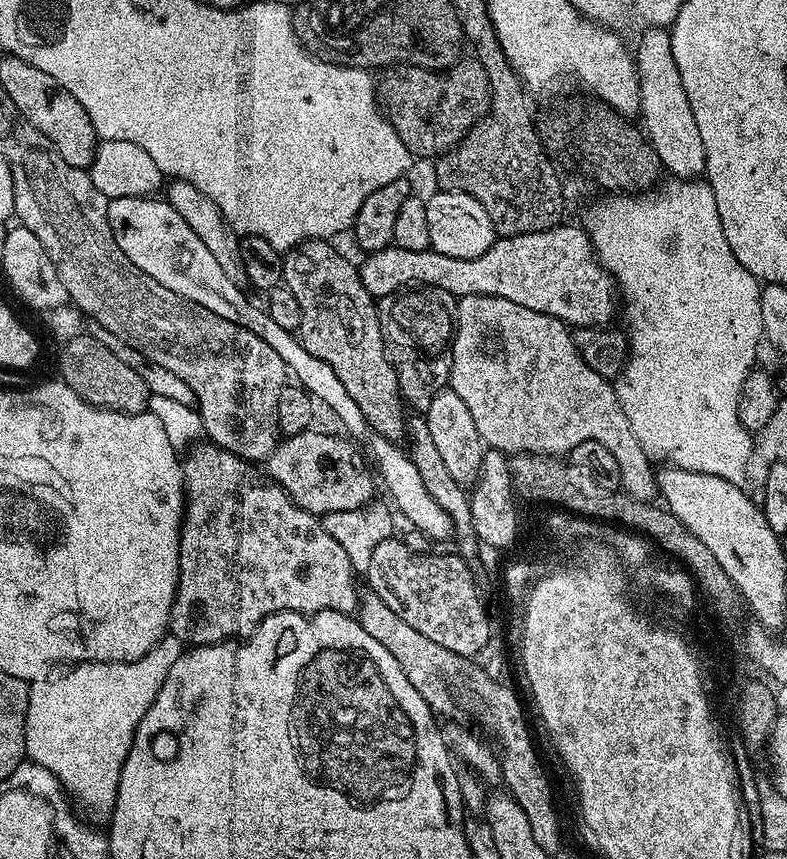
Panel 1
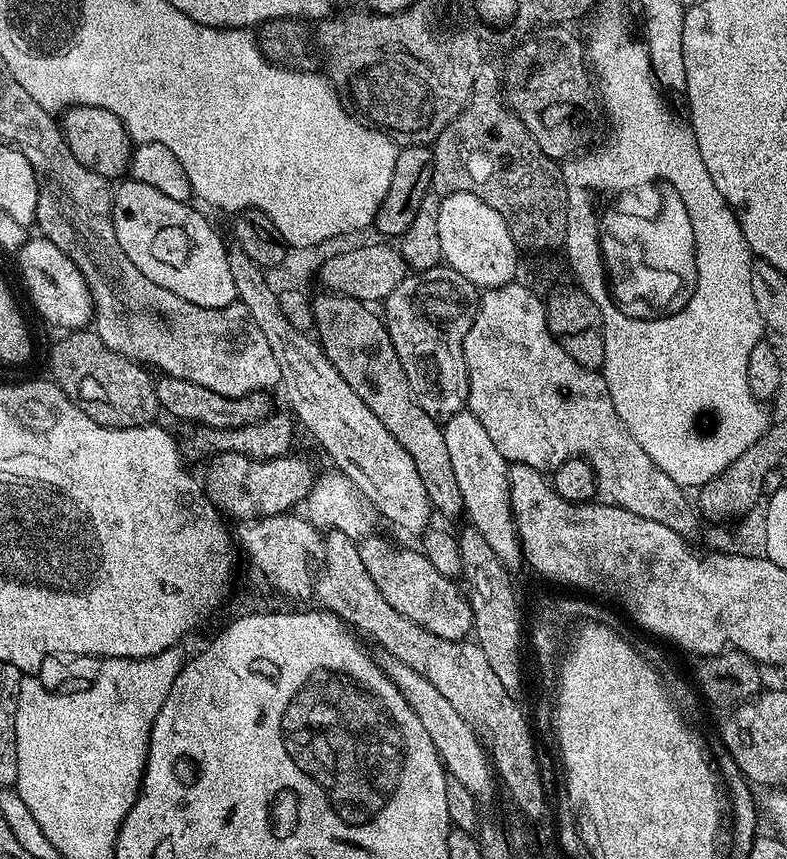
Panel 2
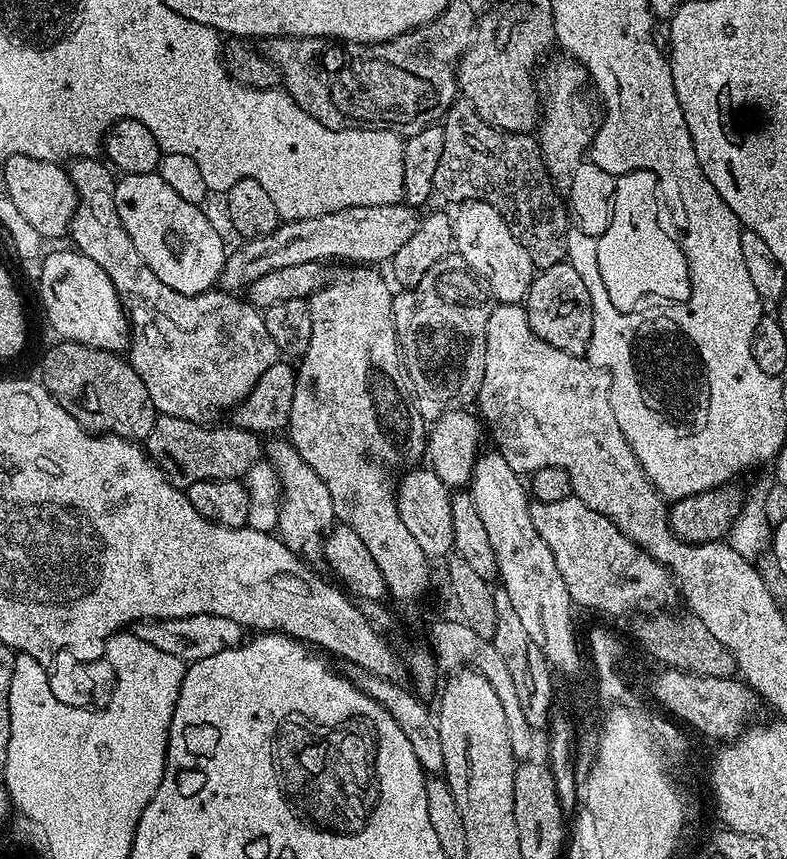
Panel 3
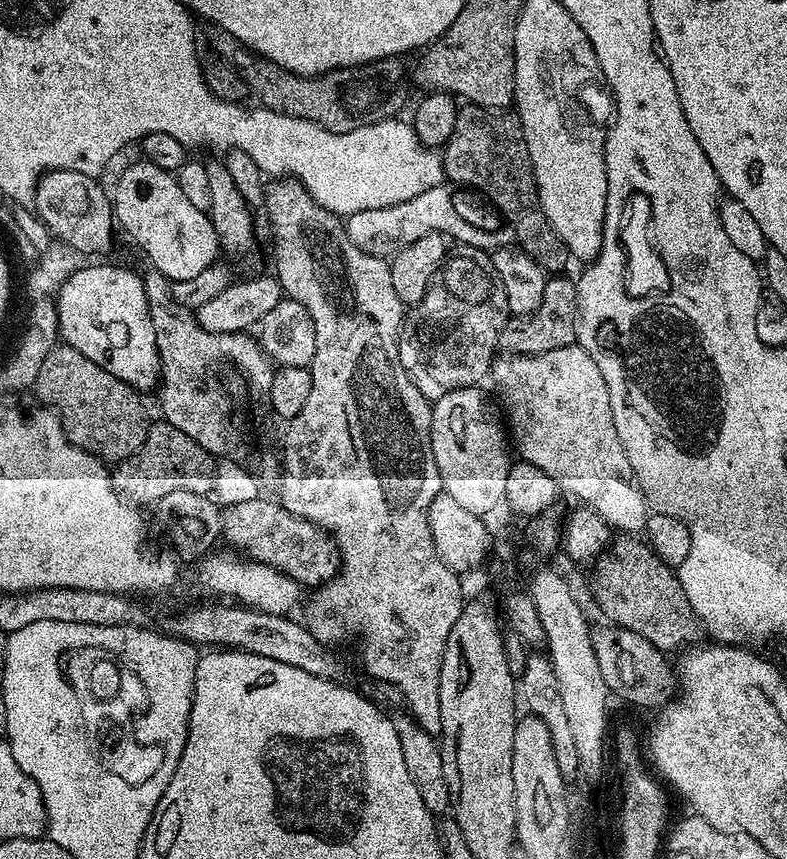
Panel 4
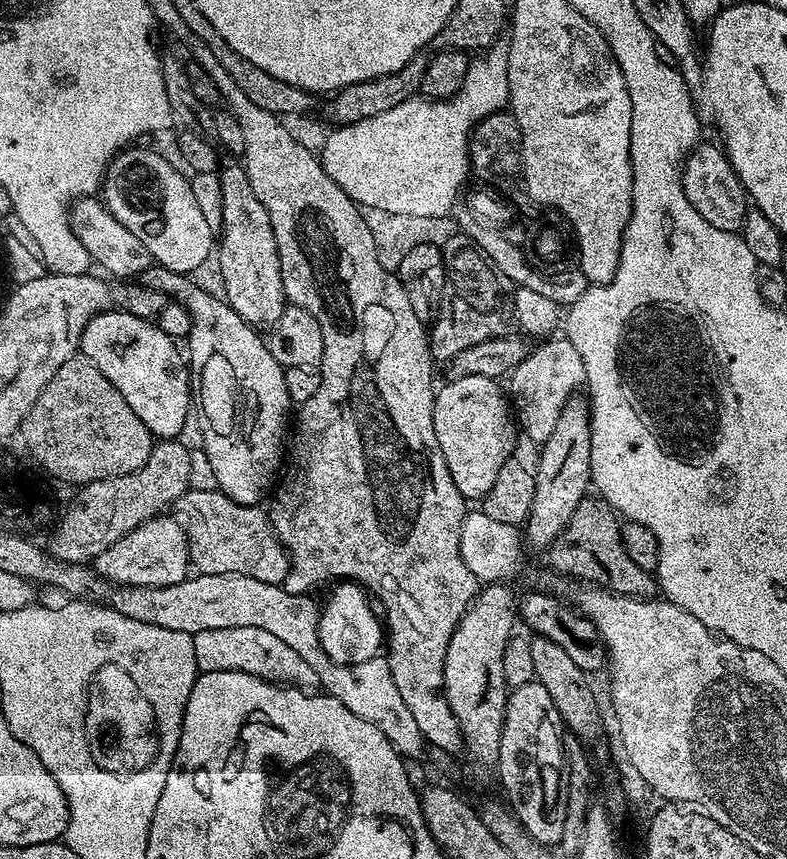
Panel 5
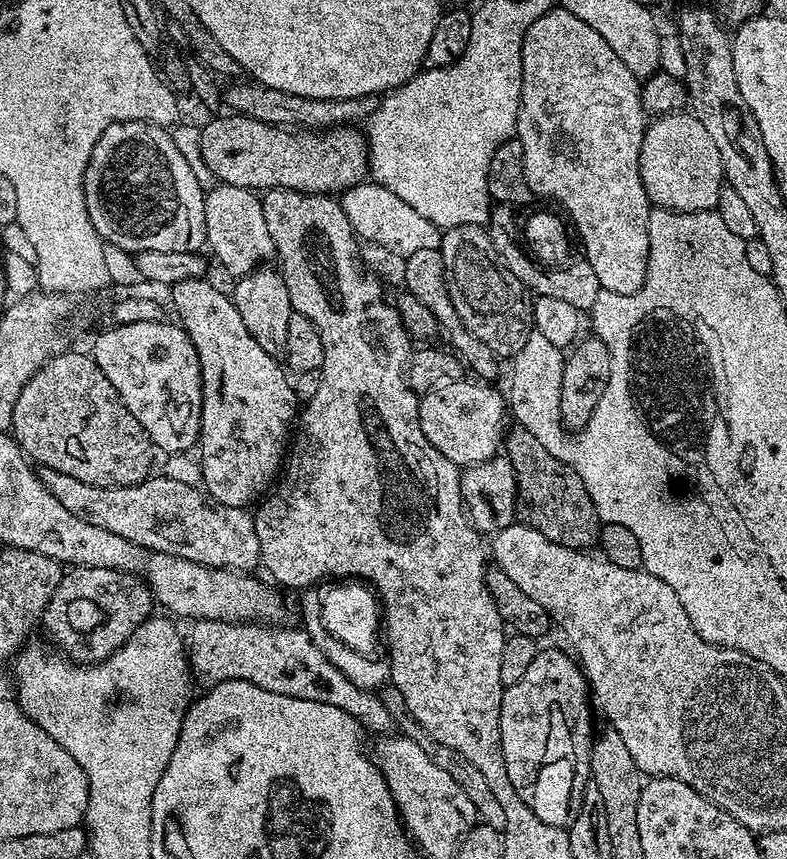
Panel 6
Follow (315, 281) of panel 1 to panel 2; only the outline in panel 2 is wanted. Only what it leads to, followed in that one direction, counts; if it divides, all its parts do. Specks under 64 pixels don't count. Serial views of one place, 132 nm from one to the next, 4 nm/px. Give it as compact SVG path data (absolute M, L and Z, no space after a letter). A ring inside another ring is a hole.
M327 290L321 293L321 296L313 295L311 301L316 319L314 332L326 358L330 358L334 370L346 378L354 394L358 394L358 398L362 398L362 402L378 414L378 422L382 422L382 426L398 438L398 446L414 458L418 478L422 478L422 486L426 486L426 498L430 498L433 509L448 520L461 515L464 512L462 490L458 490L458 481L454 479L454 470L450 467L450 454L446 451L441 421L426 414L426 410L422 410L412 397L410 382L402 370L402 362L394 350L383 319L377 313L375 316L363 300L339 296L337 292Z

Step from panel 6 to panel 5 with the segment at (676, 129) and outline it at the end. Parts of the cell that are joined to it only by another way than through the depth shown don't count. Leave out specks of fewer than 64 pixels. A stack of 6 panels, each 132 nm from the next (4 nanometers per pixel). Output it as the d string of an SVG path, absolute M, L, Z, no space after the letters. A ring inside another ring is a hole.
M697 143L696 147L691 149L683 165L684 193L694 206L694 210L698 210L698 214L702 214L702 218L710 222L710 226L718 226L718 230L739 233L744 227L744 216L750 210L744 186L732 168L731 162L728 161L728 153L723 147L716 145L715 148L712 144L704 143Z

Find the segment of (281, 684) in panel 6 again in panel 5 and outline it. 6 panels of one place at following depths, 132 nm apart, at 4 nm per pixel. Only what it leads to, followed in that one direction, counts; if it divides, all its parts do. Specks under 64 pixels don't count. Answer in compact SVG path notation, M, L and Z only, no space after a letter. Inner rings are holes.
M222 627L193 633L196 669L201 672L242 672L254 674L269 683L291 684L301 690L317 689L321 683L317 672L286 642L261 627Z

